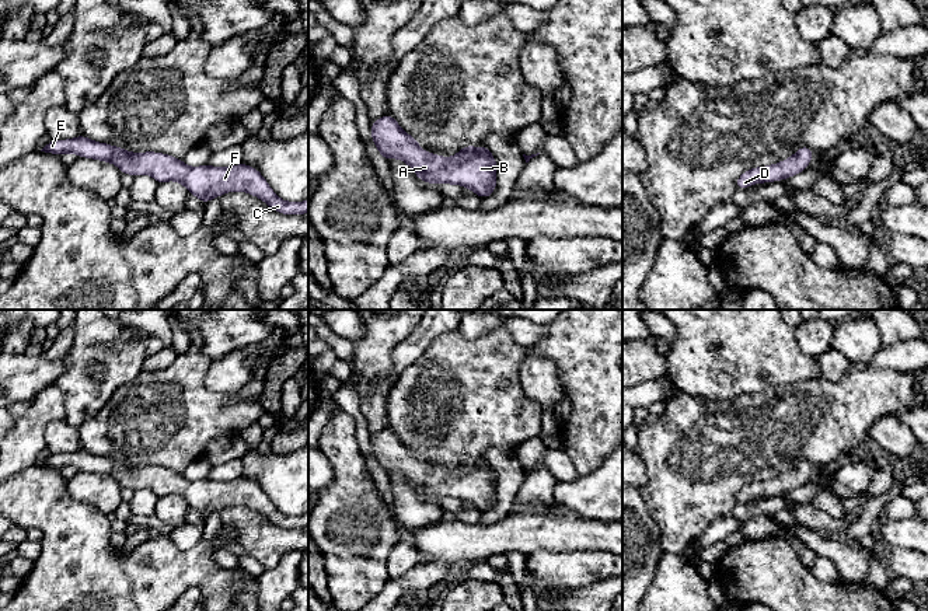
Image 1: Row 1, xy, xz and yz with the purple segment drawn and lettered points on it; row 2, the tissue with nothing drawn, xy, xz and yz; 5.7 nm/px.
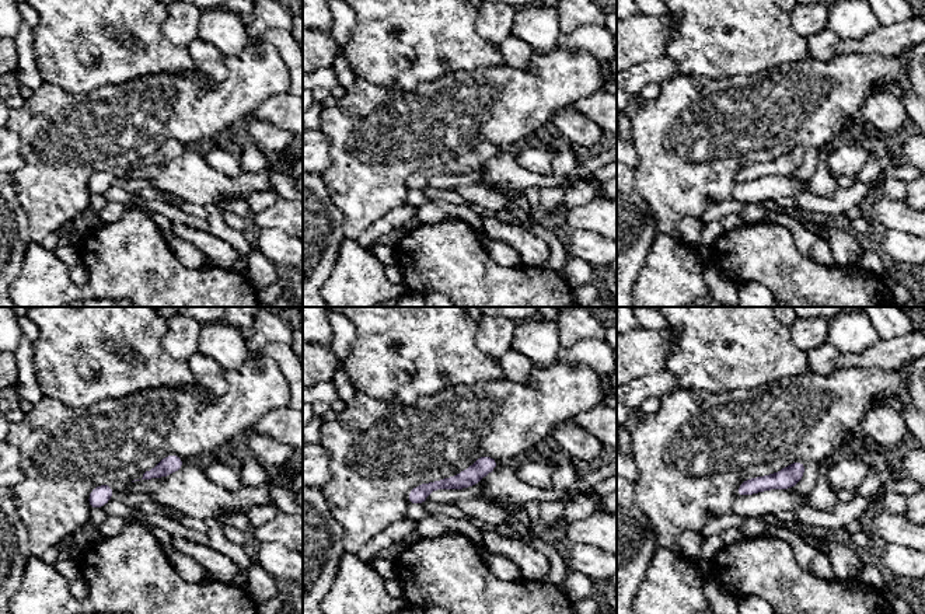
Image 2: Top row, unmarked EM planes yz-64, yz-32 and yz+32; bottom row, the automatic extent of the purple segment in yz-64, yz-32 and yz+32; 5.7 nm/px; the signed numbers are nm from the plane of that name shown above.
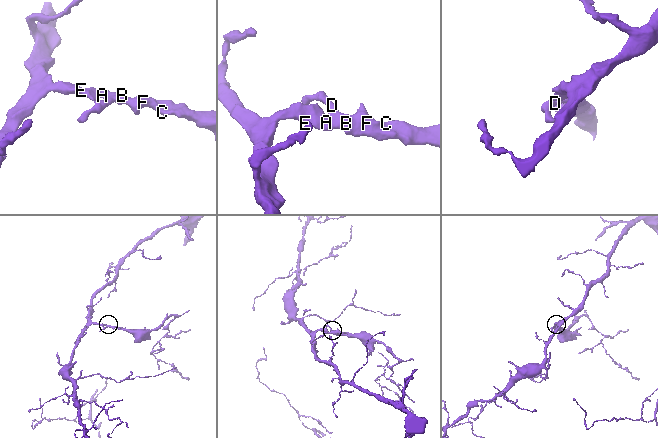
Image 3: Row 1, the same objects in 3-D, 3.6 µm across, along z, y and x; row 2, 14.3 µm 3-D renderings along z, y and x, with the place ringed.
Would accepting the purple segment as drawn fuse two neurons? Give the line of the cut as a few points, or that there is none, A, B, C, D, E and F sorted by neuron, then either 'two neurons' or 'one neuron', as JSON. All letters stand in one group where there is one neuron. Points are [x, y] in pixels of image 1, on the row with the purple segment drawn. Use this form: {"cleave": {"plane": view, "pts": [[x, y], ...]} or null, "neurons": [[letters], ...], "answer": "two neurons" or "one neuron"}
{"cleave": null, "neurons": [["A", "B", "C", "D", "E", "F"]], "answer": "one neuron"}

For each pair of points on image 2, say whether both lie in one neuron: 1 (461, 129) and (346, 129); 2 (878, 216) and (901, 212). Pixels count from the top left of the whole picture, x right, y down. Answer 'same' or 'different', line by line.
1: same
2: same

